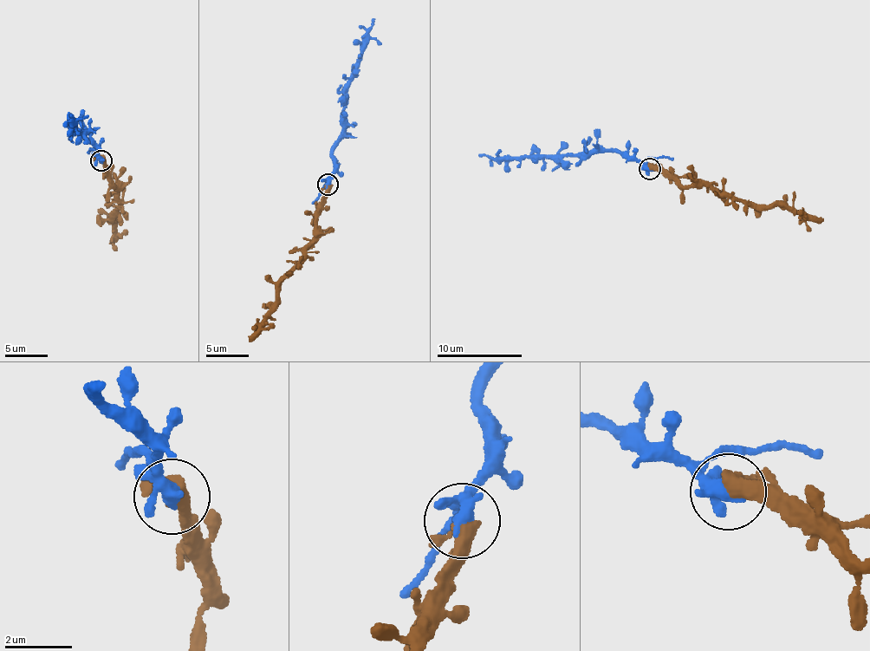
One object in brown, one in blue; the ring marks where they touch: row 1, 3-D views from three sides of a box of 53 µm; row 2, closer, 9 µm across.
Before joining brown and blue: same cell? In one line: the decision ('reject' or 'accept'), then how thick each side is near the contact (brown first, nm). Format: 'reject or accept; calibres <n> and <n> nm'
accept; calibres 360 and 340 nm

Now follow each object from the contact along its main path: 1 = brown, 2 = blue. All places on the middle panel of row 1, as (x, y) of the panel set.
1: (328, 185), (316, 242), (302, 253), (302, 263), (281, 283), (276, 308), (249, 341)
2: (328, 185), (333, 170), (332, 146), (343, 126), (345, 86), (361, 52), (361, 42), (375, 18)

